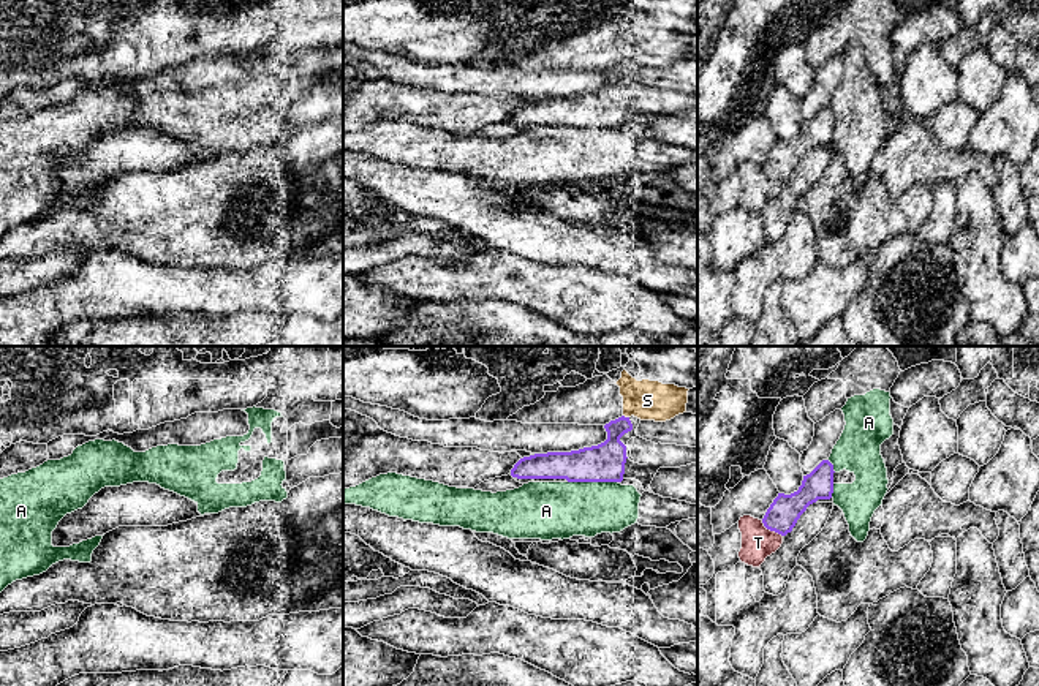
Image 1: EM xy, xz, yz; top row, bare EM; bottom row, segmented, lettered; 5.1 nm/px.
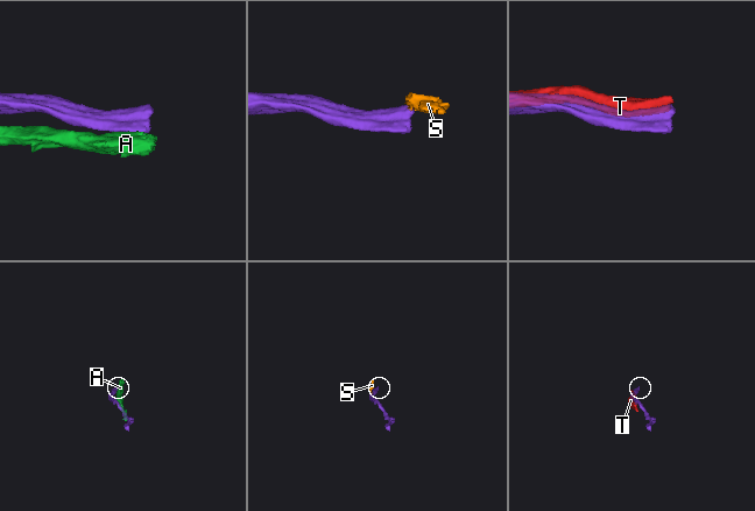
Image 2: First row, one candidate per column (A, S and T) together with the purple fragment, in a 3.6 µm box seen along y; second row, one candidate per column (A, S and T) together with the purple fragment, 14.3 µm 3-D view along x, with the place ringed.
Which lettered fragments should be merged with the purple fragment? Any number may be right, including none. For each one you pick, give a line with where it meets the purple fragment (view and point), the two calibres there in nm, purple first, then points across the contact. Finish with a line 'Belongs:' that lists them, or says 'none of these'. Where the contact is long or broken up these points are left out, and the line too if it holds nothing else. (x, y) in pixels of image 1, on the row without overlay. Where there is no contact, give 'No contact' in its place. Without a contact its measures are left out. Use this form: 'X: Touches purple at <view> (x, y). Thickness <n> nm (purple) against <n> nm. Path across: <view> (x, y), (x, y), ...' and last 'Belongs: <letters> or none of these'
Belongs: none of these

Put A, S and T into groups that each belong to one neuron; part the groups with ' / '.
A / S / T

